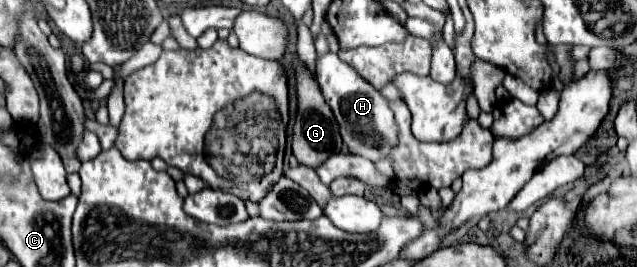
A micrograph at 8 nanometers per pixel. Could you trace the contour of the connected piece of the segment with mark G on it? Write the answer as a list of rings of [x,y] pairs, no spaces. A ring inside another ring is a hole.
[[[295,61],[295,71],[297,71],[297,95],[299,95],[299,109],[297,109],[297,121],[293,129],[293,155],[301,165],[307,167],[319,167],[329,155],[339,153],[343,143],[341,135],[337,133],[337,123],[333,121],[333,113],[329,105],[325,105],[325,99],[321,97],[317,81],[309,75],[309,71],[301,65],[301,61]]]

